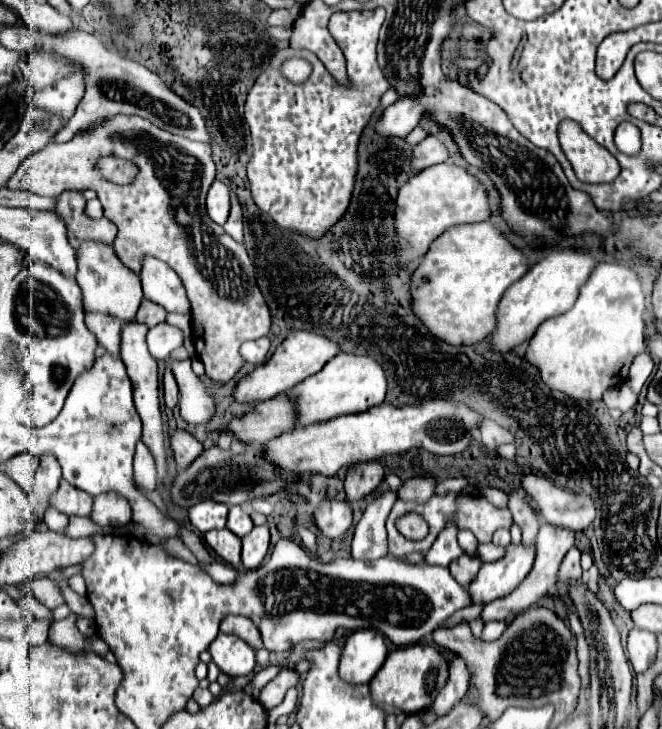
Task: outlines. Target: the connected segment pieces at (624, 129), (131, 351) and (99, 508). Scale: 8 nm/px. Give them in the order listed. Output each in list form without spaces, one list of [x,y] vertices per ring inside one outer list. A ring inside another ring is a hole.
[[[623,122],[617,128],[615,144],[625,154],[637,154],[639,148],[641,148],[641,134],[639,129],[630,122]]]
[[[137,320],[123,324],[123,328],[121,328],[121,360],[133,382],[135,408],[143,420],[143,442],[151,448],[151,452],[157,460],[159,480],[163,480],[167,468],[165,468],[165,434],[163,434],[163,420],[161,420],[161,410],[159,410],[159,376],[157,376],[157,360],[149,354],[147,344],[145,344],[147,330],[149,328]]]
[[[117,492],[95,496],[91,520],[99,526],[125,526],[131,522],[131,506]]]

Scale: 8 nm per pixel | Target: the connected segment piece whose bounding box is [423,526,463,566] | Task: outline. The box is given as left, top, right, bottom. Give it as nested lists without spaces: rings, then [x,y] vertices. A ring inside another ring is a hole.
[[[447,526],[439,534],[439,538],[431,546],[431,550],[425,554],[423,562],[435,564],[435,566],[449,566],[449,562],[455,560],[459,554],[463,554],[463,550],[457,544],[457,530],[455,530],[455,526]]]

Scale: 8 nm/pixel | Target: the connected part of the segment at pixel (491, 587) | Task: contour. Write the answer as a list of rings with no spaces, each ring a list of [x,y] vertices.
[[[523,544],[509,546],[505,558],[483,564],[477,578],[467,586],[471,604],[487,604],[497,598],[511,594],[531,570],[535,560],[535,546],[525,548]]]

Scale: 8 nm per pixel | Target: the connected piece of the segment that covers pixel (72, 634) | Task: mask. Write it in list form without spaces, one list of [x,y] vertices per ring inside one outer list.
[[[69,614],[65,620],[55,620],[49,628],[49,640],[57,646],[63,646],[73,652],[85,652],[87,650],[87,638],[75,628],[77,614]]]

